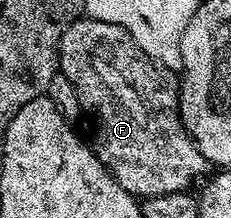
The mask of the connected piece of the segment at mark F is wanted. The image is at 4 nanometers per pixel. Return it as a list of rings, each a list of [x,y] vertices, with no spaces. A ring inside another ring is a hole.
[[[77,18],[64,29],[64,35],[60,37],[58,70],[66,76],[66,80],[70,80],[70,84],[76,86],[81,111],[92,117],[92,126],[96,129],[96,155],[118,180],[118,184],[126,188],[126,192],[140,200],[166,196],[179,190],[188,192],[196,181],[199,183],[209,173],[210,164],[206,156],[202,156],[180,119],[180,78],[177,71],[146,56],[126,28],[118,28],[118,24],[106,24],[97,18]]]

